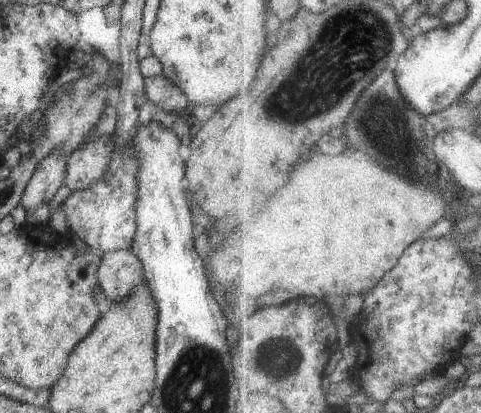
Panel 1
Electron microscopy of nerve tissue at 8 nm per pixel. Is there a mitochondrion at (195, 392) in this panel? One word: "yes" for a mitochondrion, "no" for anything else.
yes

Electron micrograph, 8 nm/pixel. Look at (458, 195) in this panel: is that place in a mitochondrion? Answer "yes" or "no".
no

